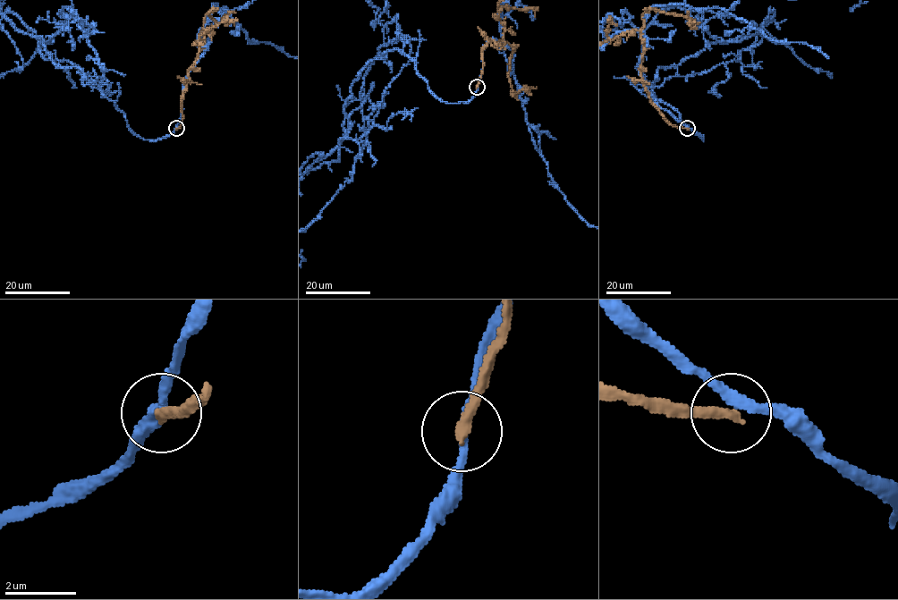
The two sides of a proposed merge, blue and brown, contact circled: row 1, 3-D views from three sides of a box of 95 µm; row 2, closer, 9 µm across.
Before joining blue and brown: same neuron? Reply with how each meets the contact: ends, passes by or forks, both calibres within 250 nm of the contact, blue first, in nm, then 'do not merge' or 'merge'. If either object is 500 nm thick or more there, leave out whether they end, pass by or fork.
blue passes by; brown ends; calibres 240 and 320 nm; do not merge

